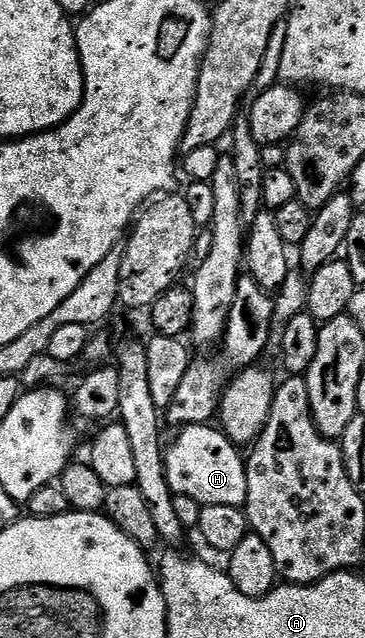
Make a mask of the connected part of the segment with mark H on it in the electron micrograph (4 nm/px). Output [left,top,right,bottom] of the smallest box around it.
[166,423,247,506]

